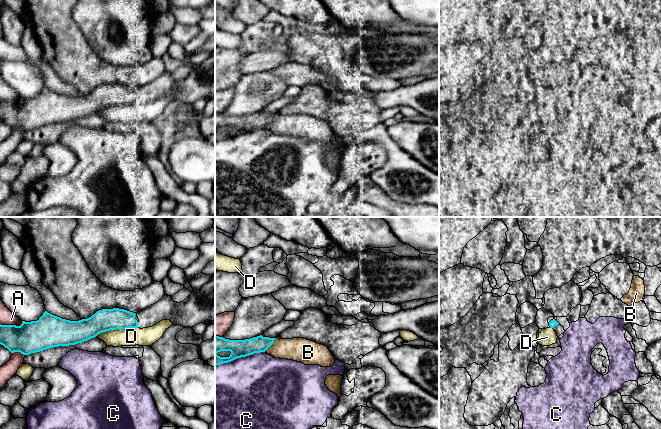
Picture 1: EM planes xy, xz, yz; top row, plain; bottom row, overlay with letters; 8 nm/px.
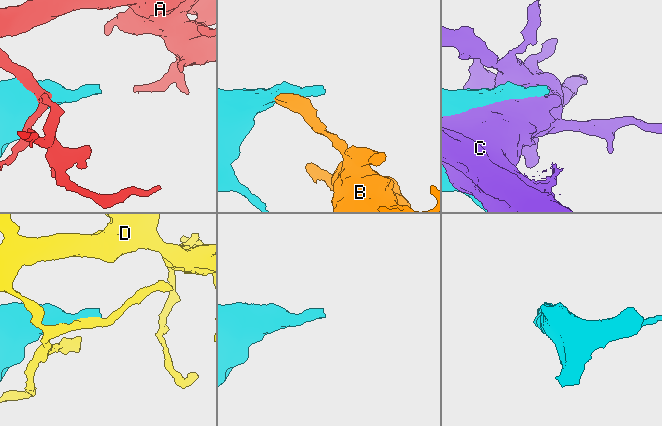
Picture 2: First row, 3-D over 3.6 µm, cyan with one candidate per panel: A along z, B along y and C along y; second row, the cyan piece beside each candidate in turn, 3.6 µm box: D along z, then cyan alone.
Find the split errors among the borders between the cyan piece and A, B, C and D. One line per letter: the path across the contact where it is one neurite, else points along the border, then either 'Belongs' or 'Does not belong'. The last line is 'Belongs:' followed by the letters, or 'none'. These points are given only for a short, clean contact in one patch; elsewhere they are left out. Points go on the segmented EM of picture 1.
A: Does not belong
B: Boundary: xz (276, 338), (264, 351). Does not belong
C: Does not belong
D: Does not belong
Belongs: none

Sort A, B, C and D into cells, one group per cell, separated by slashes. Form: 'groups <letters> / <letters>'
groups A / B / C / D

